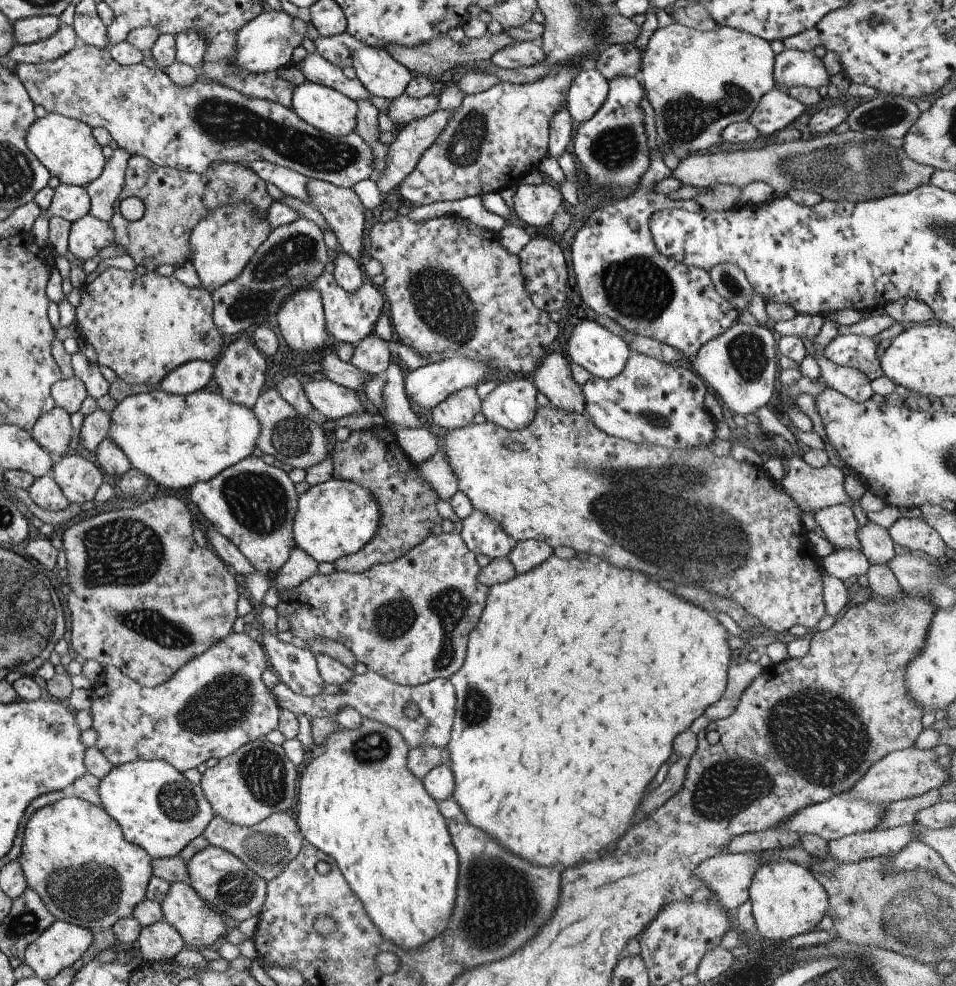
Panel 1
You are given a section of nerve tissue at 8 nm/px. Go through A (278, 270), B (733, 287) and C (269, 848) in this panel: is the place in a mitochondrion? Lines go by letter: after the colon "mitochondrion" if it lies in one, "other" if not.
A: mitochondrion
B: other
C: mitochondrion

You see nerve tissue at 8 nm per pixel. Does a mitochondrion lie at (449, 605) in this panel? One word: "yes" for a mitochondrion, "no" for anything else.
yes

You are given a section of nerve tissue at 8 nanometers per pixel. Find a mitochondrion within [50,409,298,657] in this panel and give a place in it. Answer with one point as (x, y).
(122, 552)

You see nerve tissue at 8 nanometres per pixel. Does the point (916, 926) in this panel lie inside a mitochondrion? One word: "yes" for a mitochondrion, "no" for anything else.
yes

